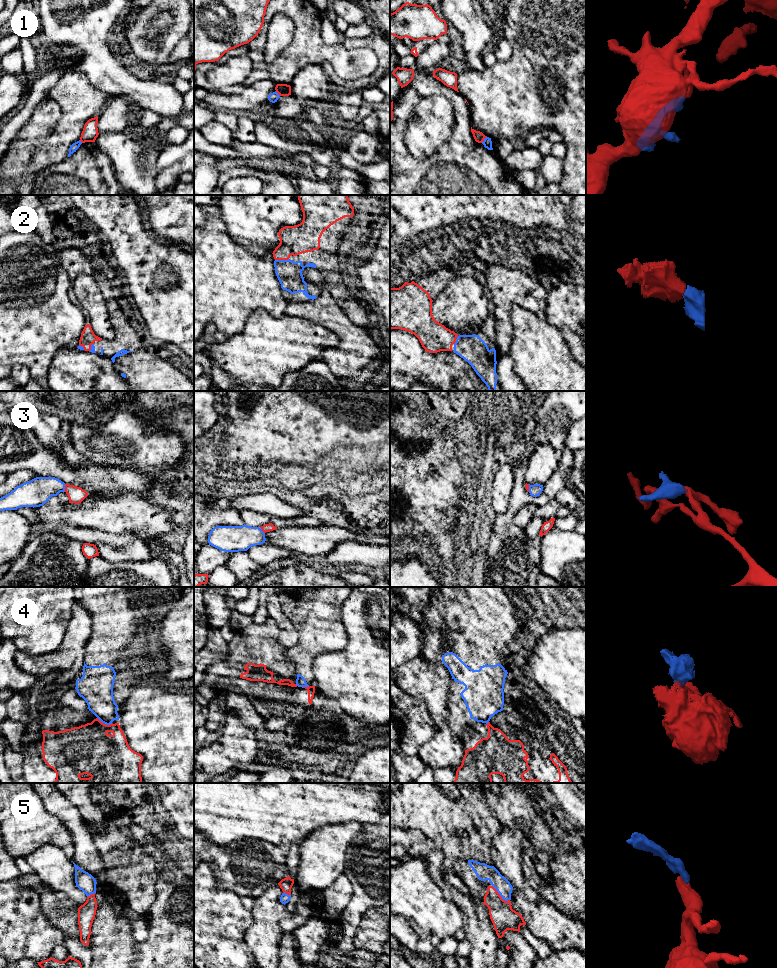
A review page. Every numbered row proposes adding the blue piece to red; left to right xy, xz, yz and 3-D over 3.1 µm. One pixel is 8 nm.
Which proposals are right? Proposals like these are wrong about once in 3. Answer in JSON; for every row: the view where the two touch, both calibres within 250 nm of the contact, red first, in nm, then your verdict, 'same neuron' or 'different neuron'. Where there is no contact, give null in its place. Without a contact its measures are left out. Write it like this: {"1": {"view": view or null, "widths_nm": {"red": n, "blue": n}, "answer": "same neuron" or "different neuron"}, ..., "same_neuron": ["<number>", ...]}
{"1": {"view": "yz", "widths_nm": {"red": 90, "blue": 70}, "answer": "same neuron"}, "2": {"view": "xz", "widths_nm": {"red": 240, "blue": 200}, "answer": "same neuron"}, "3": {"view": "xy", "widths_nm": {"red": 130, "blue": 220}, "answer": "same neuron"}, "4": {"view": "xy", "widths_nm": {"red": 400, "blue": 240}, "answer": "different neuron"}, "5": {"view": "yz", "widths_nm": {"red": 200, "blue": 130}, "answer": "same neuron"}, "same_neuron": ["1", "2", "3", "5"]}

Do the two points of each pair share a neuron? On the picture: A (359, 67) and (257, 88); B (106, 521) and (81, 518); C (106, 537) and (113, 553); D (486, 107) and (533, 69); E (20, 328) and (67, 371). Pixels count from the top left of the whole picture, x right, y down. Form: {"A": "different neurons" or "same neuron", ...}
{"A": "different neurons", "B": "same neuron", "C": "different neurons", "D": "same neuron", "E": "different neurons"}

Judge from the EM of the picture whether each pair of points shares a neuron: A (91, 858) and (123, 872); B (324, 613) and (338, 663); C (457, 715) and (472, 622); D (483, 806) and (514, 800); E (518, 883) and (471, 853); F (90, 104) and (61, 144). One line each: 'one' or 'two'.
A: two
B: two
C: one
D: two
E: two
F: one

